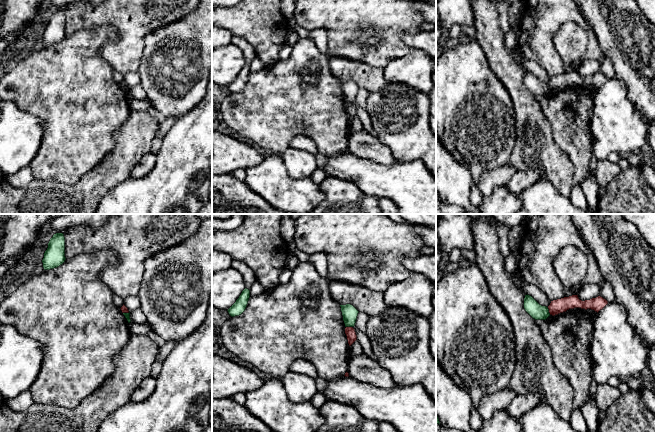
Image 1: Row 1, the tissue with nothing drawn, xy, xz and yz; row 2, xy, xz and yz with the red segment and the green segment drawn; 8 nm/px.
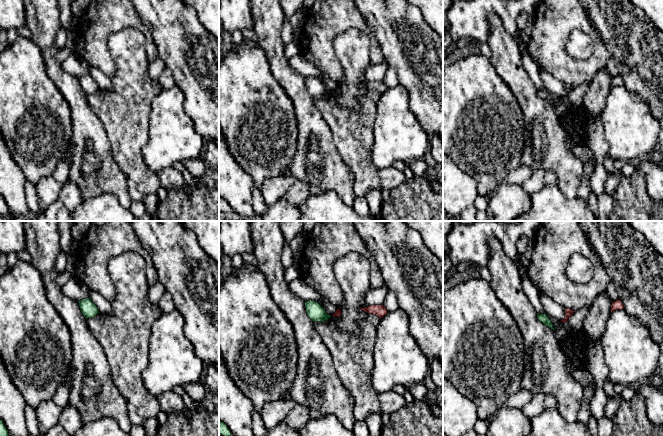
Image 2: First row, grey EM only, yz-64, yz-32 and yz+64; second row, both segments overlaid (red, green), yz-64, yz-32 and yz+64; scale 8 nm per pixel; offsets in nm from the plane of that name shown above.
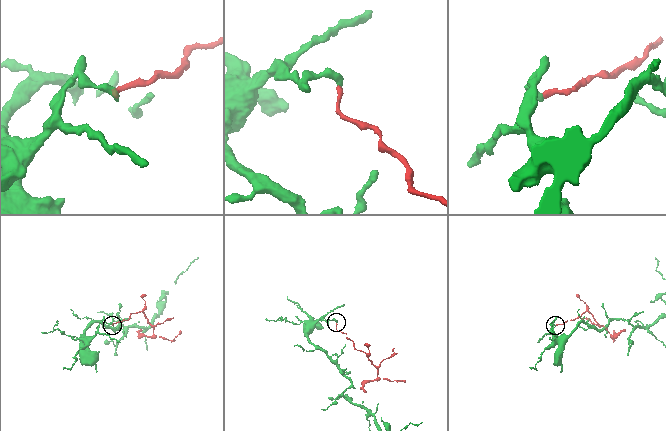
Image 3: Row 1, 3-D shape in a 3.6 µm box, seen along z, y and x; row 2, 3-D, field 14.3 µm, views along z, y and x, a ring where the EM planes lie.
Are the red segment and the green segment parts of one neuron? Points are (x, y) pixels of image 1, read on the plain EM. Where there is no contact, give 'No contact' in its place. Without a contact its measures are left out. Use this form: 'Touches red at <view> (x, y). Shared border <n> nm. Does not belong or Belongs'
Touches red at yz (549, 87). Shared border 70 nm. Does not belong

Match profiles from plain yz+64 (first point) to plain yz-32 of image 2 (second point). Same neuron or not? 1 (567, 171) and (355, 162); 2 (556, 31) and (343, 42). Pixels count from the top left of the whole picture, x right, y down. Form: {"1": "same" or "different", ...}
{"1": "different", "2": "different"}

